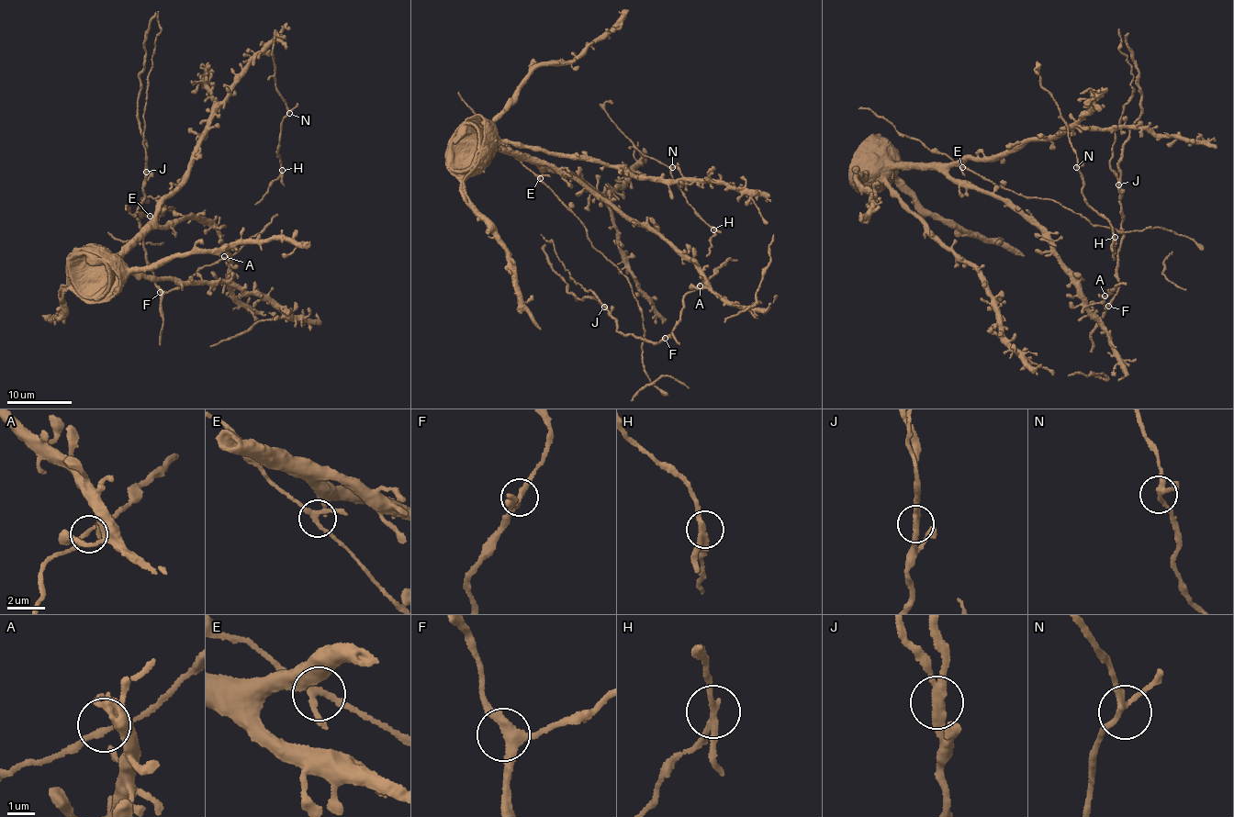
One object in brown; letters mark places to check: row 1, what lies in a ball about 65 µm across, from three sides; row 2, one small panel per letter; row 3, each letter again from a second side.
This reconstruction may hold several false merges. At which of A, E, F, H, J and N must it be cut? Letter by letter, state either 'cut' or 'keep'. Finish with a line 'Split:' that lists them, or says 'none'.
A: keep
E: keep
F: keep
H: cut
J: cut
N: keep
Split: H, J

